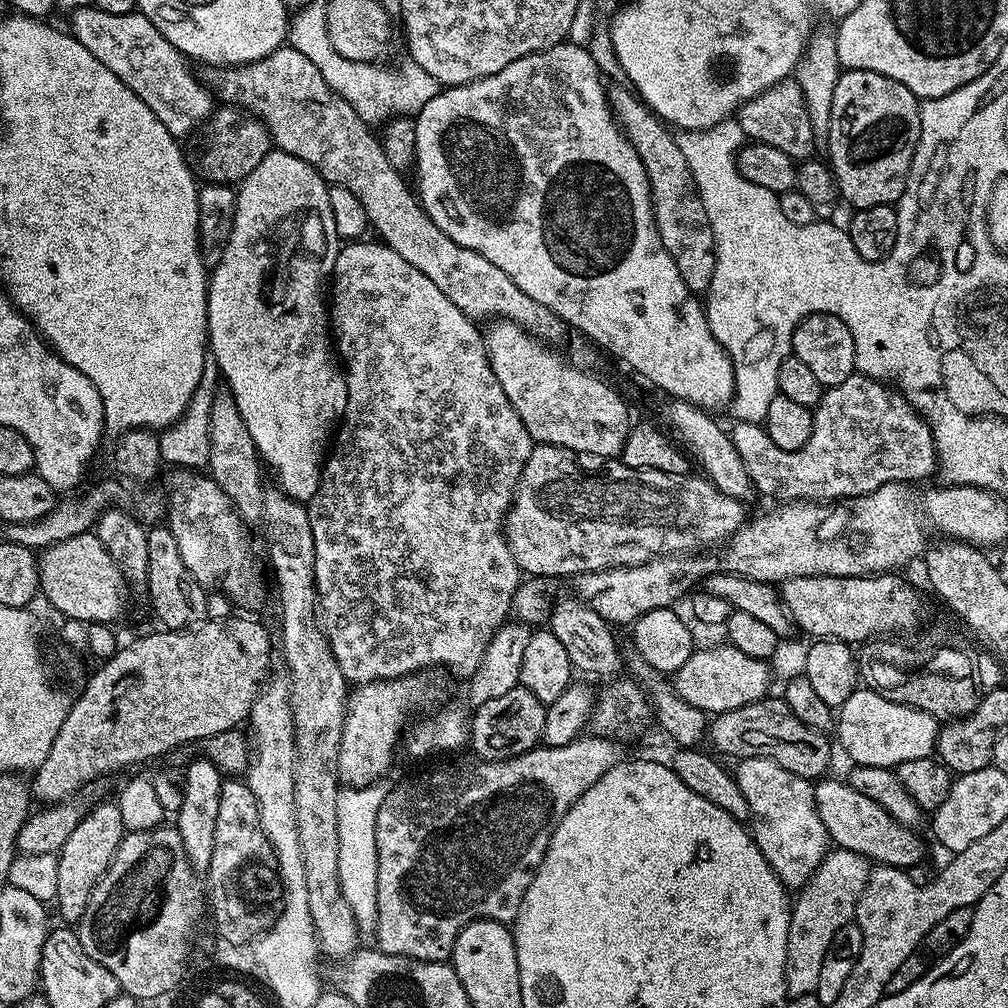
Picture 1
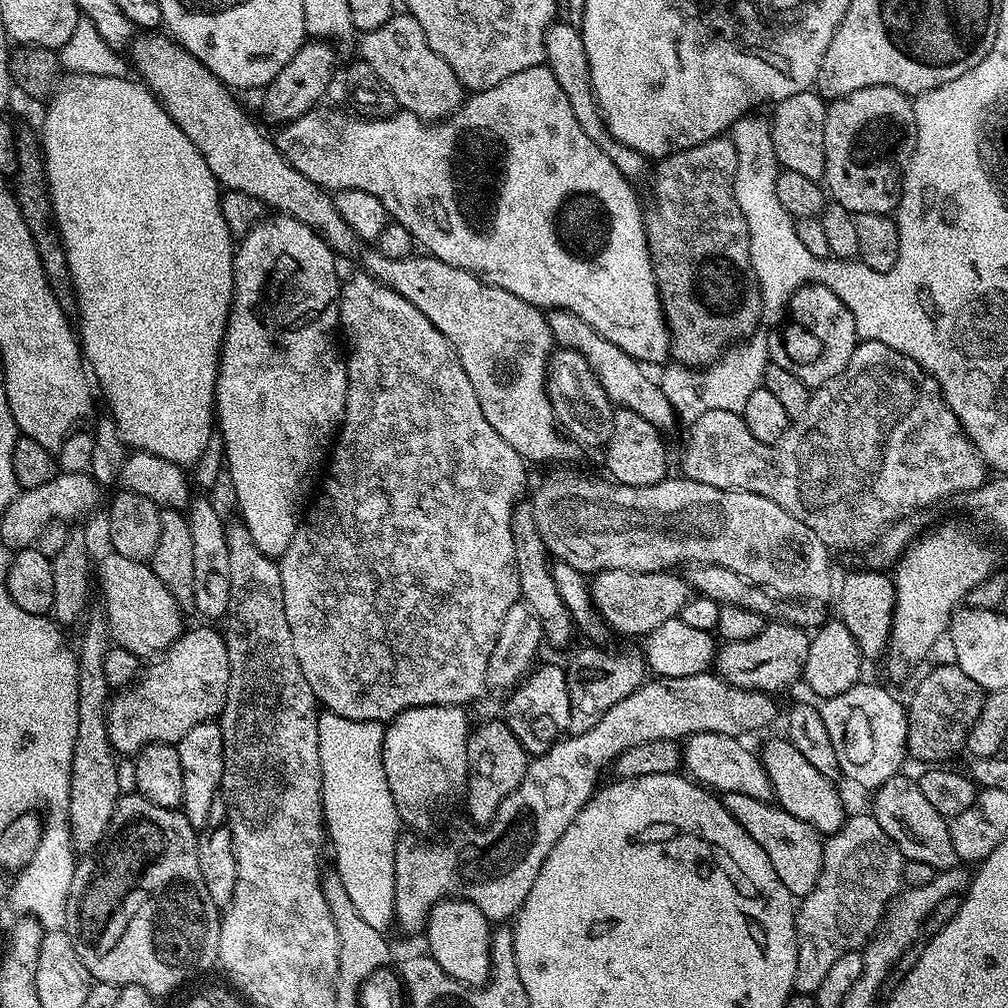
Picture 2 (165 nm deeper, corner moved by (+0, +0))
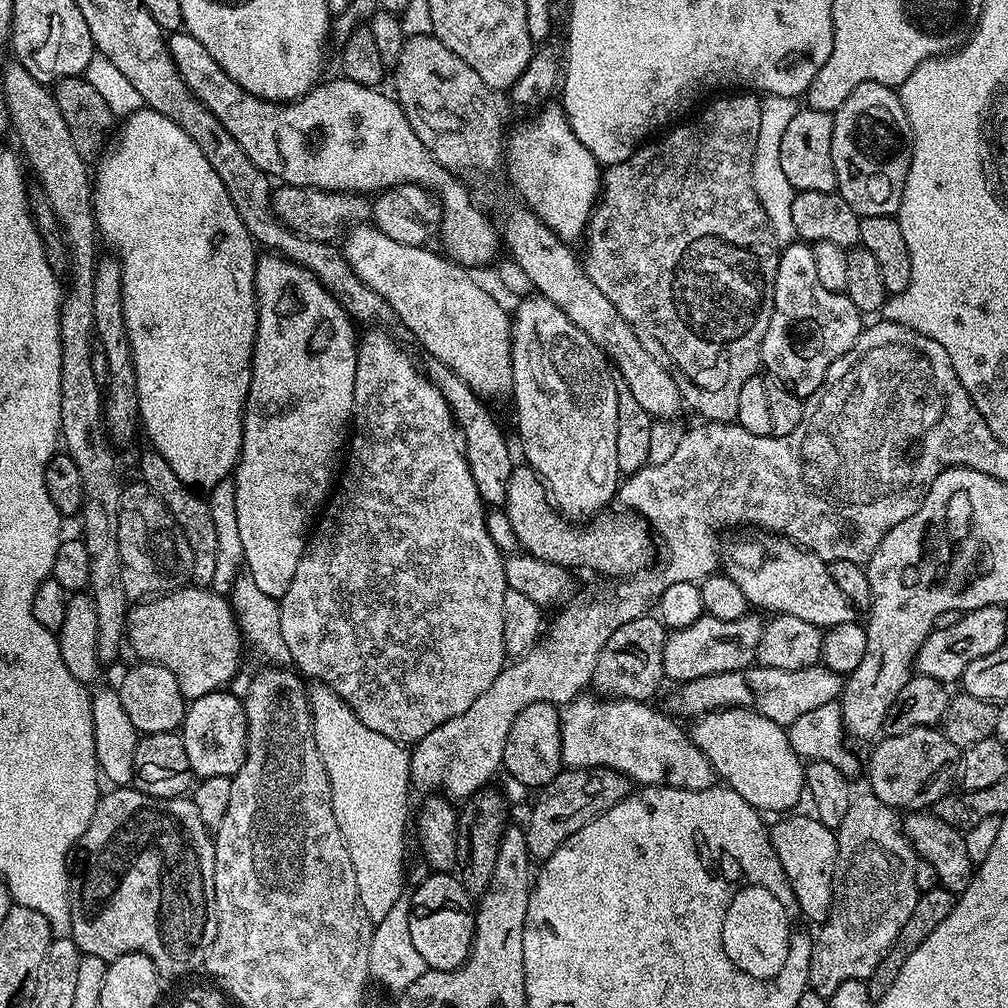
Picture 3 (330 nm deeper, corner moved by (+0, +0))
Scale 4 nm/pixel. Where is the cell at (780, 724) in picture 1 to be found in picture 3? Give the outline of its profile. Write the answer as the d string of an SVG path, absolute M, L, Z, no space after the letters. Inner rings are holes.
M565 767L551 780L539 789L536 801L532 804L532 813L528 816L528 824L524 828L524 837L528 847L529 857L538 858L543 862L566 842L582 826L594 822L610 806L618 806L622 798L626 798L634 790L633 781L614 771L613 768L570 768Z

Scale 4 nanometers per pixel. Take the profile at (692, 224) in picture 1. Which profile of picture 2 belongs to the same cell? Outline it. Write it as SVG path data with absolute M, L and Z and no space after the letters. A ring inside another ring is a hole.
M566 20L555 21L544 35L545 61L555 76L555 80L562 87L563 93L570 99L571 109L578 124L608 158L618 168L619 172L631 180L638 180L646 170L647 157L630 147L619 143L610 134L604 122L604 116L600 112L596 94L593 91L592 78L590 76L590 64L586 55L585 43L582 42L579 27L572 25Z

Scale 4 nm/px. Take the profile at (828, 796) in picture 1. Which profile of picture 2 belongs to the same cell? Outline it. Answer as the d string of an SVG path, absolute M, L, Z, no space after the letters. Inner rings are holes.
M786 738L772 740L762 751L762 761L766 774L772 783L772 794L775 803L785 808L794 818L802 818L802 822L810 822L817 832L821 834L831 834L844 825L846 811L844 804L840 801L840 792L833 781L827 780Z

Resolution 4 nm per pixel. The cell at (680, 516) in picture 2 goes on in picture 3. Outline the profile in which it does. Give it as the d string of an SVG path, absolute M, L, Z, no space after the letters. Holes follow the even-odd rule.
M756 534L736 540L722 564L726 575L738 582L749 605L766 608L770 614L802 618L822 630L856 620L858 608L831 578L829 565L807 548L779 534Z

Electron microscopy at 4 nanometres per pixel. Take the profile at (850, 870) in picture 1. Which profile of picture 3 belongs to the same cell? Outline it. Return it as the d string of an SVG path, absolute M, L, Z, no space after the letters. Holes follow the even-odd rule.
M857 795L850 802L850 810L846 810L846 818L842 818L835 833L838 862L834 866L832 905L830 914L819 925L817 932L820 933L815 933L808 967L808 988L825 998L832 996L842 982L867 981L874 966L878 966L878 962L882 962L890 950L894 938L898 938L898 930L902 930L902 925L910 918L914 902L918 902L921 893L914 882L918 857L912 843L904 835L904 826L897 809L886 806L886 802L874 795Z

